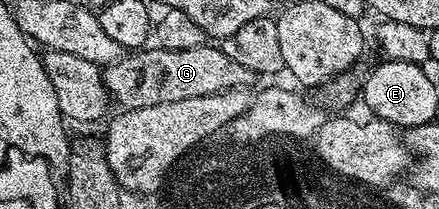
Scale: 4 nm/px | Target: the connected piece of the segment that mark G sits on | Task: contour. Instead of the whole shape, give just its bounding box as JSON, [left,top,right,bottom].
[103,46,254,109]

